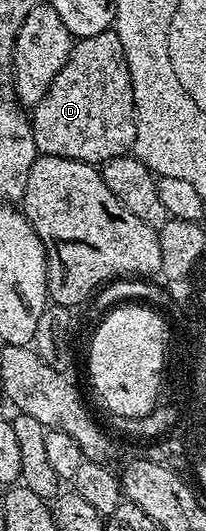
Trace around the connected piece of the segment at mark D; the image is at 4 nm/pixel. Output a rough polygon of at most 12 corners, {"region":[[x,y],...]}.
{"region":[[117,30],[78,39],[33,107],[43,155],[104,165],[136,141]]}

